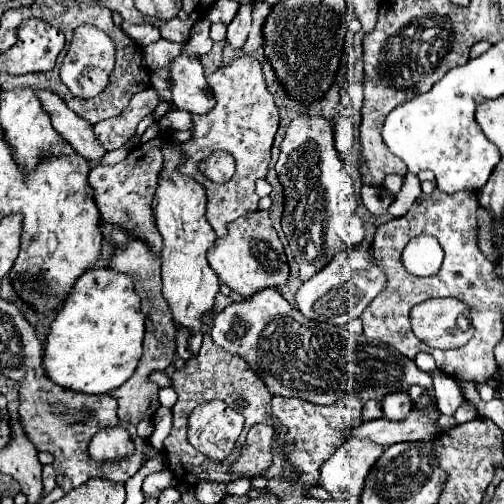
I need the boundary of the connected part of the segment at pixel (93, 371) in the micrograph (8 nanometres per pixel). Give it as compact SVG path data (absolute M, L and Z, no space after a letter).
M100 267L82 273L50 323L44 369L50 381L78 393L108 393L128 381L142 357L144 315L128 275Z

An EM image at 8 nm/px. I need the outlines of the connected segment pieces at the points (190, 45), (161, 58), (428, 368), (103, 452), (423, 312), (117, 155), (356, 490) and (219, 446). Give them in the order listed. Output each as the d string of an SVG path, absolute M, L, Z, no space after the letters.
M202 19L200 23L196 23L196 27L192 27L192 35L190 35L190 41L184 43L184 53L190 53L190 55L206 55L210 53L212 49L212 37L210 37L210 21L208 19Z
M160 39L148 45L142 53L144 53L144 63L150 69L156 69L156 67L170 67L172 59L176 59L180 51L182 51L182 43L170 43L166 39Z
M418 353L414 361L421 371L432 373L436 369L435 360L427 353Z
M108 427L94 435L94 439L90 441L88 453L94 461L112 462L130 457L134 453L134 443L130 433L124 427Z
M454 297L428 299L412 307L410 313L412 331L428 347L438 347L438 349L462 347L472 338L473 328L467 331L458 329L454 334L448 333L447 330L454 327L456 317L460 314L468 316L469 311L470 307L464 301Z
M122 146L116 150L110 151L108 152L102 159L102 161L100 161L99 165L113 165L113 164L117 164L121 161L123 161L124 159L126 159L126 157L129 155L131 151L131 148L127 147L127 146Z
M350 437L338 445L336 453L322 465L320 485L334 493L344 491L348 495L360 495L364 479L372 465L380 459L386 447L372 443L370 439Z
M222 401L200 405L190 415L190 443L210 459L224 459L232 453L244 427L244 417Z

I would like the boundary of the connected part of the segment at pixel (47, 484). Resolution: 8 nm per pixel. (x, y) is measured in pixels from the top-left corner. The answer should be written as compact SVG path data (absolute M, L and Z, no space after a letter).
M52 464L44 465L42 470L43 495L45 497L56 487L56 474Z

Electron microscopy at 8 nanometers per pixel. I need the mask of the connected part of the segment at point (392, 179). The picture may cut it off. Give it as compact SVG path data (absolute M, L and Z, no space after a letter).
M389 174L384 179L383 187L384 189L386 189L386 191L396 196L400 192L402 184L403 184L403 177L401 175Z

